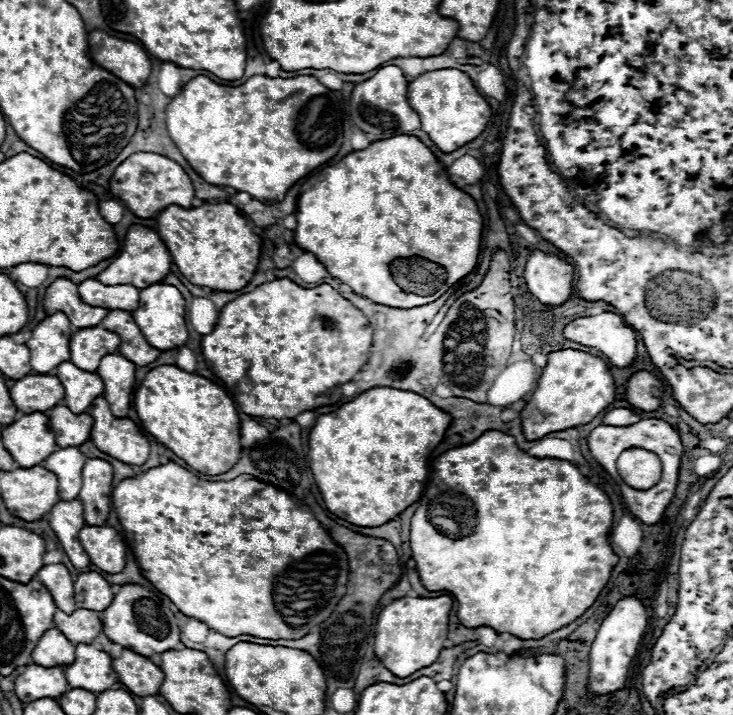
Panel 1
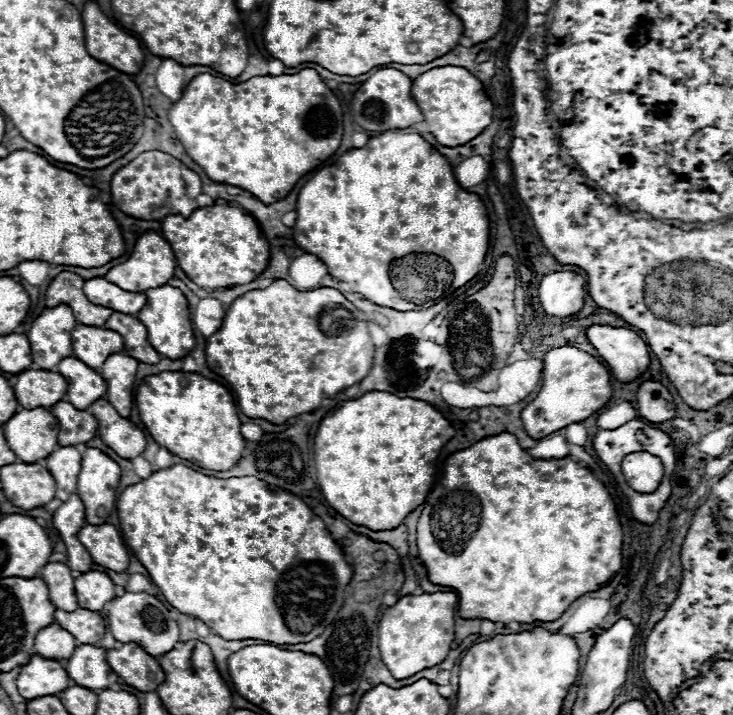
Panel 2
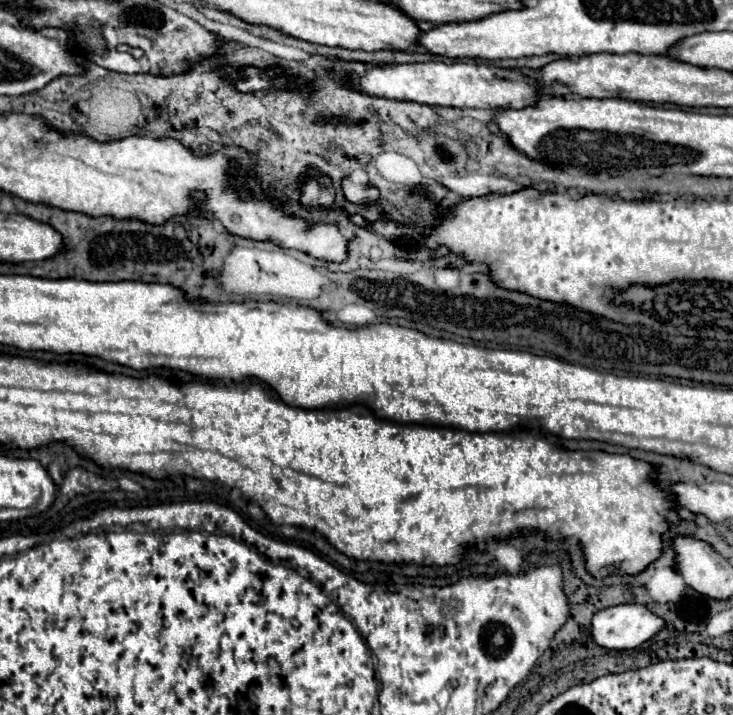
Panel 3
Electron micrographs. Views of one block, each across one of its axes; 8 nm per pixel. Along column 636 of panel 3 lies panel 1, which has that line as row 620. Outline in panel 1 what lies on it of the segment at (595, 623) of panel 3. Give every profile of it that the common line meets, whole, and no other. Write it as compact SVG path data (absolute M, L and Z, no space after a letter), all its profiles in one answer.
M632 596L632 598L624 598L620 600L612 612L604 618L602 626L598 628L596 640L590 648L590 670L588 670L588 692L592 696L600 696L600 694L610 694L616 690L624 688L626 682L626 674L630 668L632 658L636 656L638 644L642 640L644 628L646 628L648 620L646 620L646 610L642 606L642 602Z

